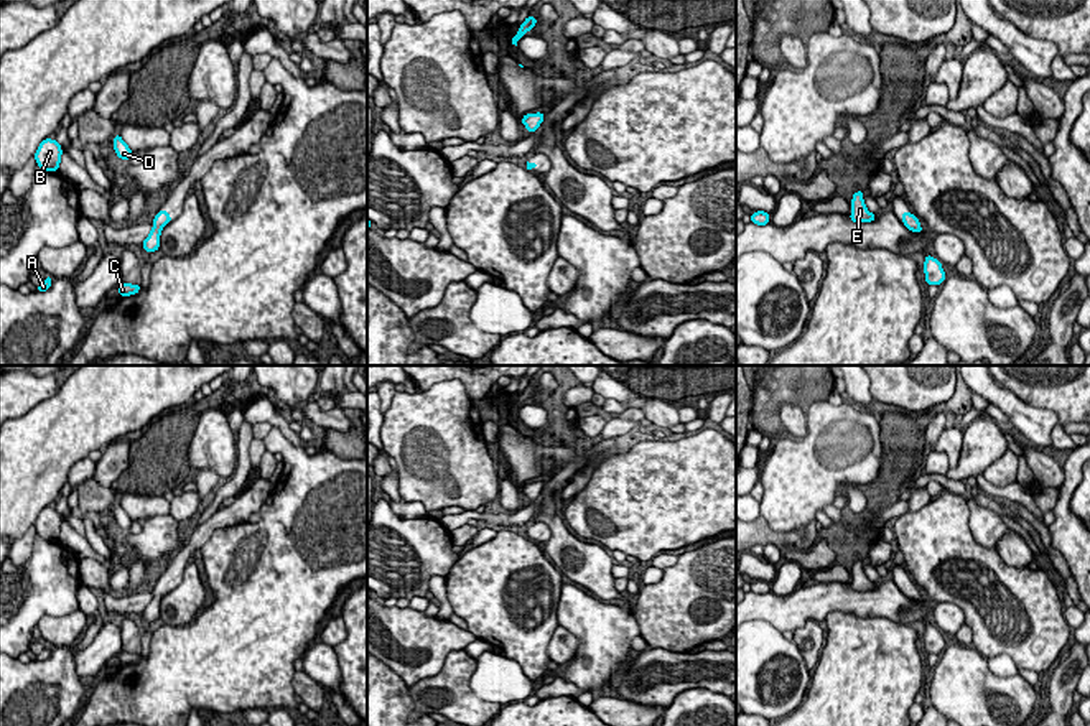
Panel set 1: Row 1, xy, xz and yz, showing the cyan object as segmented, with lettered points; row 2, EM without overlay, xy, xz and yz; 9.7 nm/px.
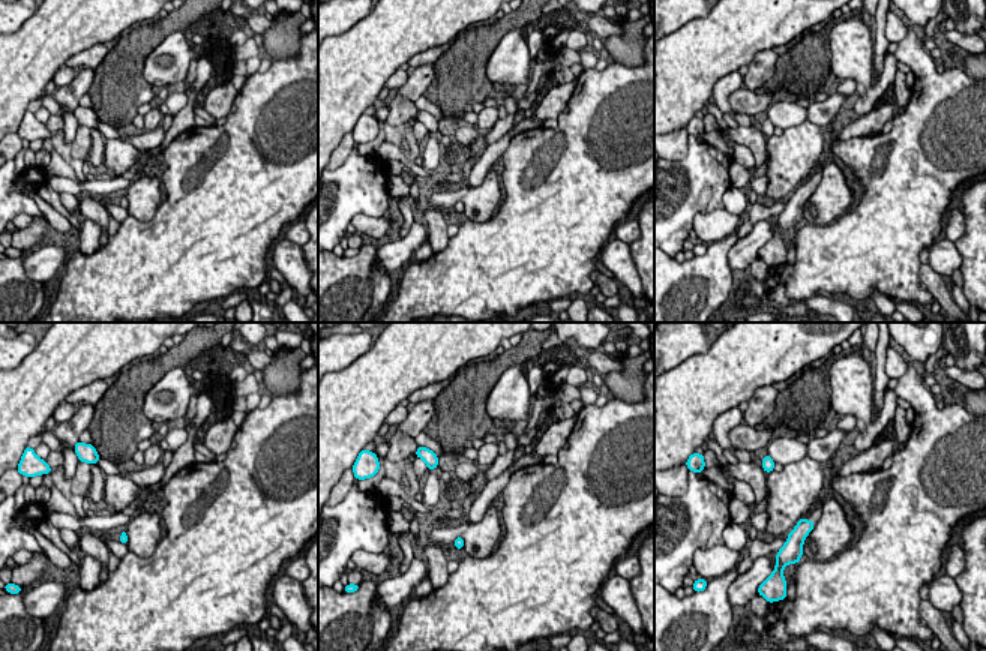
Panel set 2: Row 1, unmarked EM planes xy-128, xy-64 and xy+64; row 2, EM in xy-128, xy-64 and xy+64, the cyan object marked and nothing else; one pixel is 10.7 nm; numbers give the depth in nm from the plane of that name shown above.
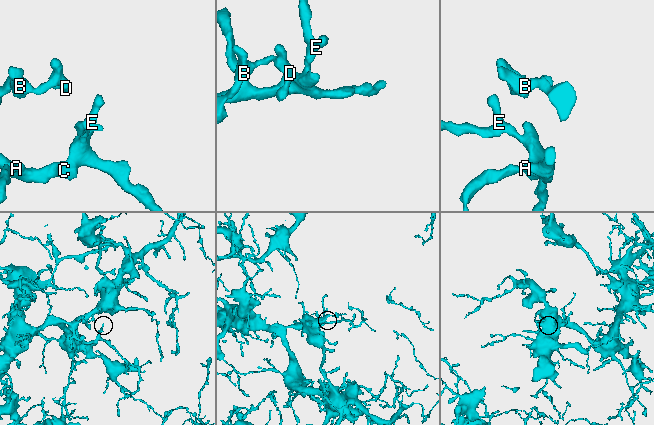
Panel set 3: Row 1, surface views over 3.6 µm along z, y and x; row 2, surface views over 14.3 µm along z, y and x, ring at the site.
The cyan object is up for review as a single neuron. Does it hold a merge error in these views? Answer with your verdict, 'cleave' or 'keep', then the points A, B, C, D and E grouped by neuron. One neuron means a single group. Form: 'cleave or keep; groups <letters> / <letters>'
keep; groups A B C D E

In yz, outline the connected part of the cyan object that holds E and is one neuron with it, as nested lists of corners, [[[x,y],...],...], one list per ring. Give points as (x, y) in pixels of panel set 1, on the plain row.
[[[856,560],[851,568],[853,581],[850,583],[850,589],[853,591],[873,591],[876,583],[871,583],[863,570],[863,560]]]

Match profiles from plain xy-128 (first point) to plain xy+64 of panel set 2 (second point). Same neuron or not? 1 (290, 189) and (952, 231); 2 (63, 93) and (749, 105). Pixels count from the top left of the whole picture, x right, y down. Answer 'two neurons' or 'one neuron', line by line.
1: two neurons
2: two neurons

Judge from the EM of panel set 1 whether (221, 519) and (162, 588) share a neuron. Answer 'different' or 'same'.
same

